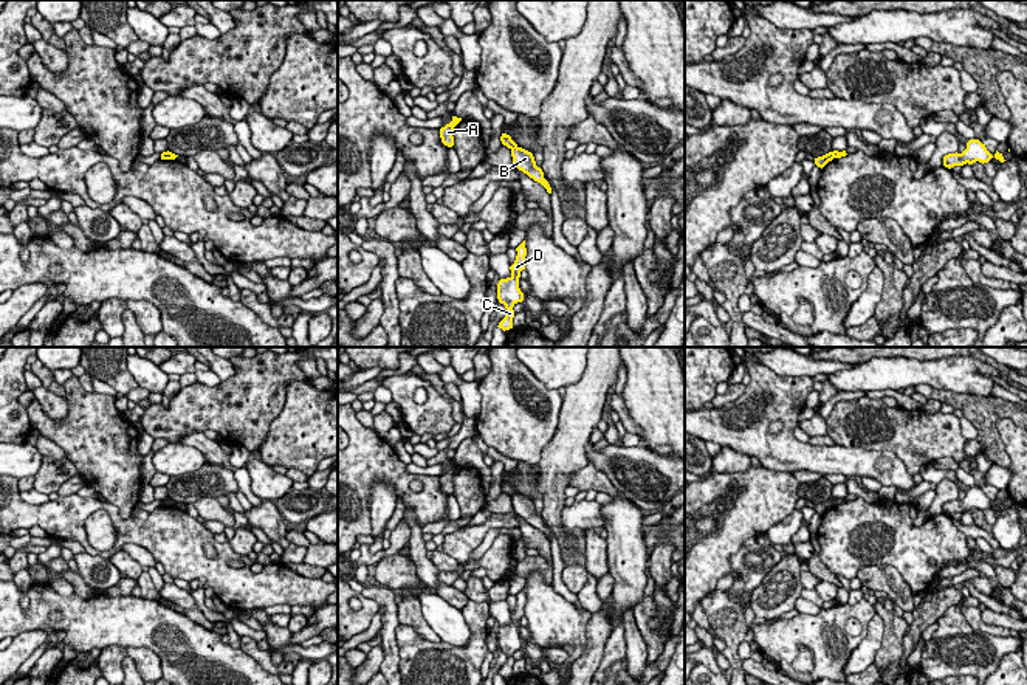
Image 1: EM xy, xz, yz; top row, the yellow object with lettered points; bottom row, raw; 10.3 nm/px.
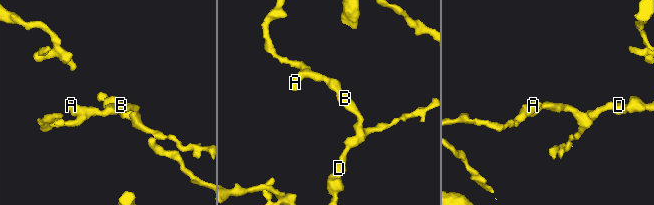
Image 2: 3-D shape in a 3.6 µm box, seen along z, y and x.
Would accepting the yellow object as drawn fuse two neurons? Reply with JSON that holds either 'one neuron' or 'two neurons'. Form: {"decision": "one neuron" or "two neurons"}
{"decision": "two neurons"}

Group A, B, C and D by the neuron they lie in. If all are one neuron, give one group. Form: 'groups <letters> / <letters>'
groups A / B C D

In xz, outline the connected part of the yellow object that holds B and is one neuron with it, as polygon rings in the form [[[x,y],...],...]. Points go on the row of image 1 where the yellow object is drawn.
[[[513,147],[511,157],[513,157],[514,166],[519,170],[527,174],[534,181],[541,183],[547,189],[547,192],[551,194],[551,188],[550,188],[548,181],[544,178],[542,169],[536,166],[536,161],[534,161],[534,157],[531,152],[528,152],[522,147]]]

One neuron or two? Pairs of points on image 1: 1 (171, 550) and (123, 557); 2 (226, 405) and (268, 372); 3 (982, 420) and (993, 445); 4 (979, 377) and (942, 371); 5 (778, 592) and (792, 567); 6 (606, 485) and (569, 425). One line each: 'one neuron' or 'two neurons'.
1: two neurons
2: one neuron
3: one neuron
4: one neuron
5: one neuron
6: two neurons

